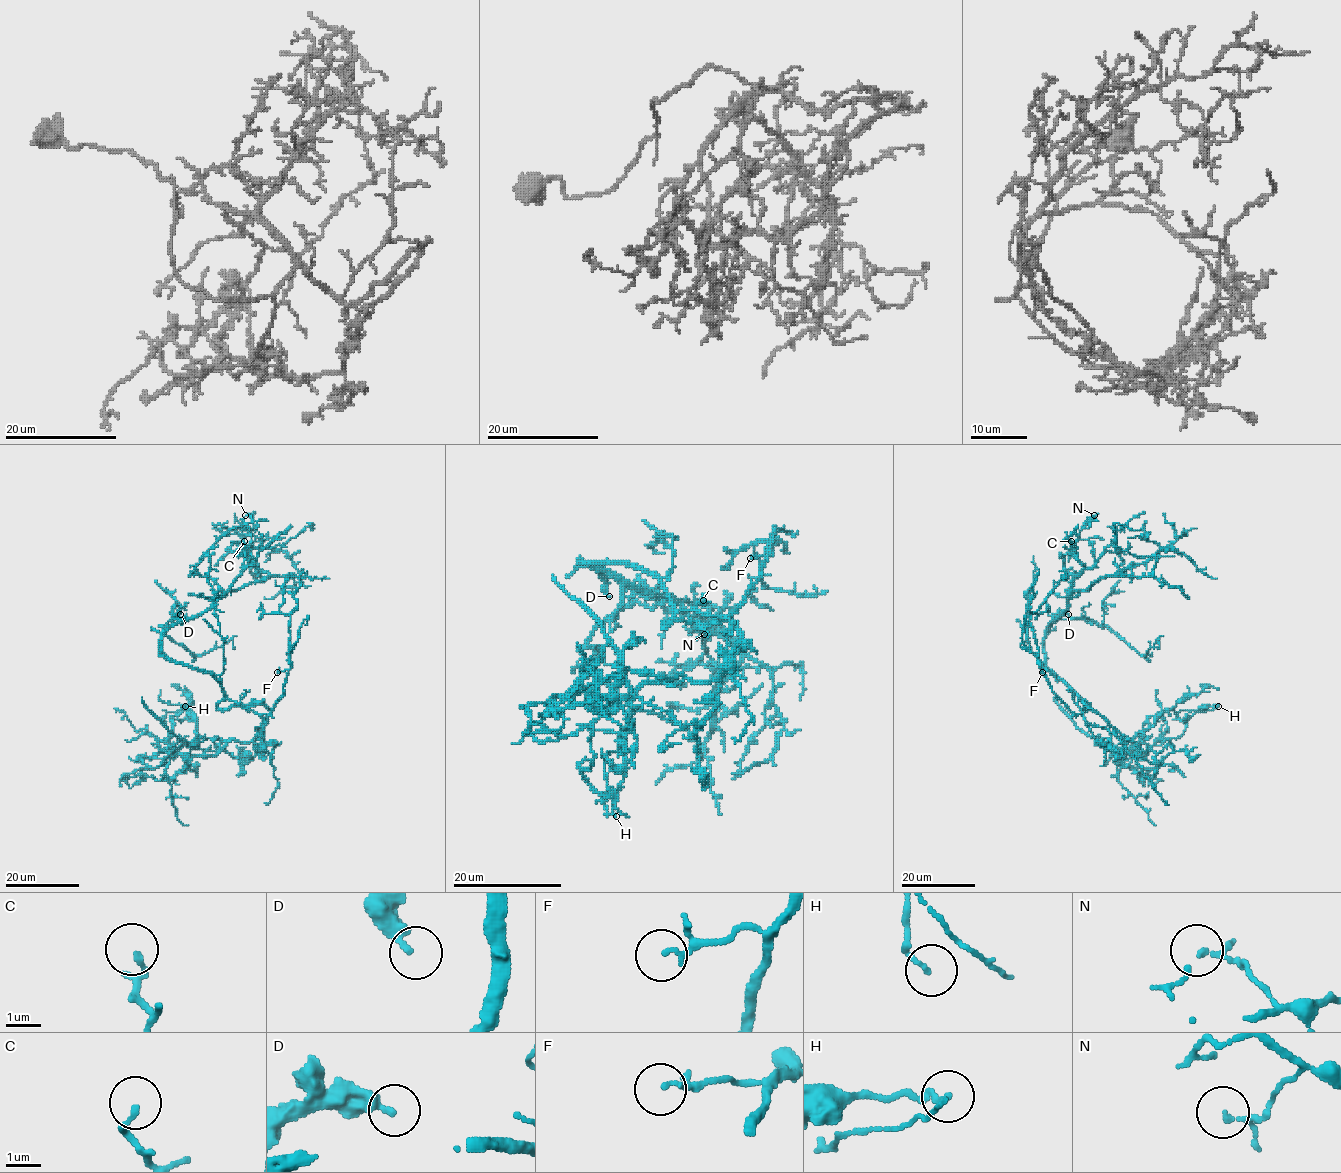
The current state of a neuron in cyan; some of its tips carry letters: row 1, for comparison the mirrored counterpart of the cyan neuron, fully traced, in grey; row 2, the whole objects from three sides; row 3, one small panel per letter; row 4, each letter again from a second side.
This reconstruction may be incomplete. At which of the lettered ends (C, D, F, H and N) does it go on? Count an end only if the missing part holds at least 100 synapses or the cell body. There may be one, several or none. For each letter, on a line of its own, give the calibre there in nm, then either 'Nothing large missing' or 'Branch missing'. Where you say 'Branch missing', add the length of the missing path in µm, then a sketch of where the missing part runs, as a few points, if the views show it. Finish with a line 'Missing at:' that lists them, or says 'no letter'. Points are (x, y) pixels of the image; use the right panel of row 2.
C: Thickness 100 nm. Nothing large missing
D: Thickness 320 nm. Nothing large missing
F: Thickness 140 nm. Nothing large missing
H: Thickness 140 nm. Nothing large missing
N: Thickness 110 nm. Nothing large missing
Missing at: no letter

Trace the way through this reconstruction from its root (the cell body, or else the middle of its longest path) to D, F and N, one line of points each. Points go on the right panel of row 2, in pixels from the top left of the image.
D: (1065, 684), (1046, 666), (1043, 638), (1057, 615), (1068, 614)
F: (1065, 684), (1076, 695), (1081, 713), (1075, 714), (1052, 690), (1042, 672)
N: (1065, 684), (1046, 666), (1043, 638), (1066, 608), (1075, 578), (1064, 568), (1063, 557), (1094, 515)

